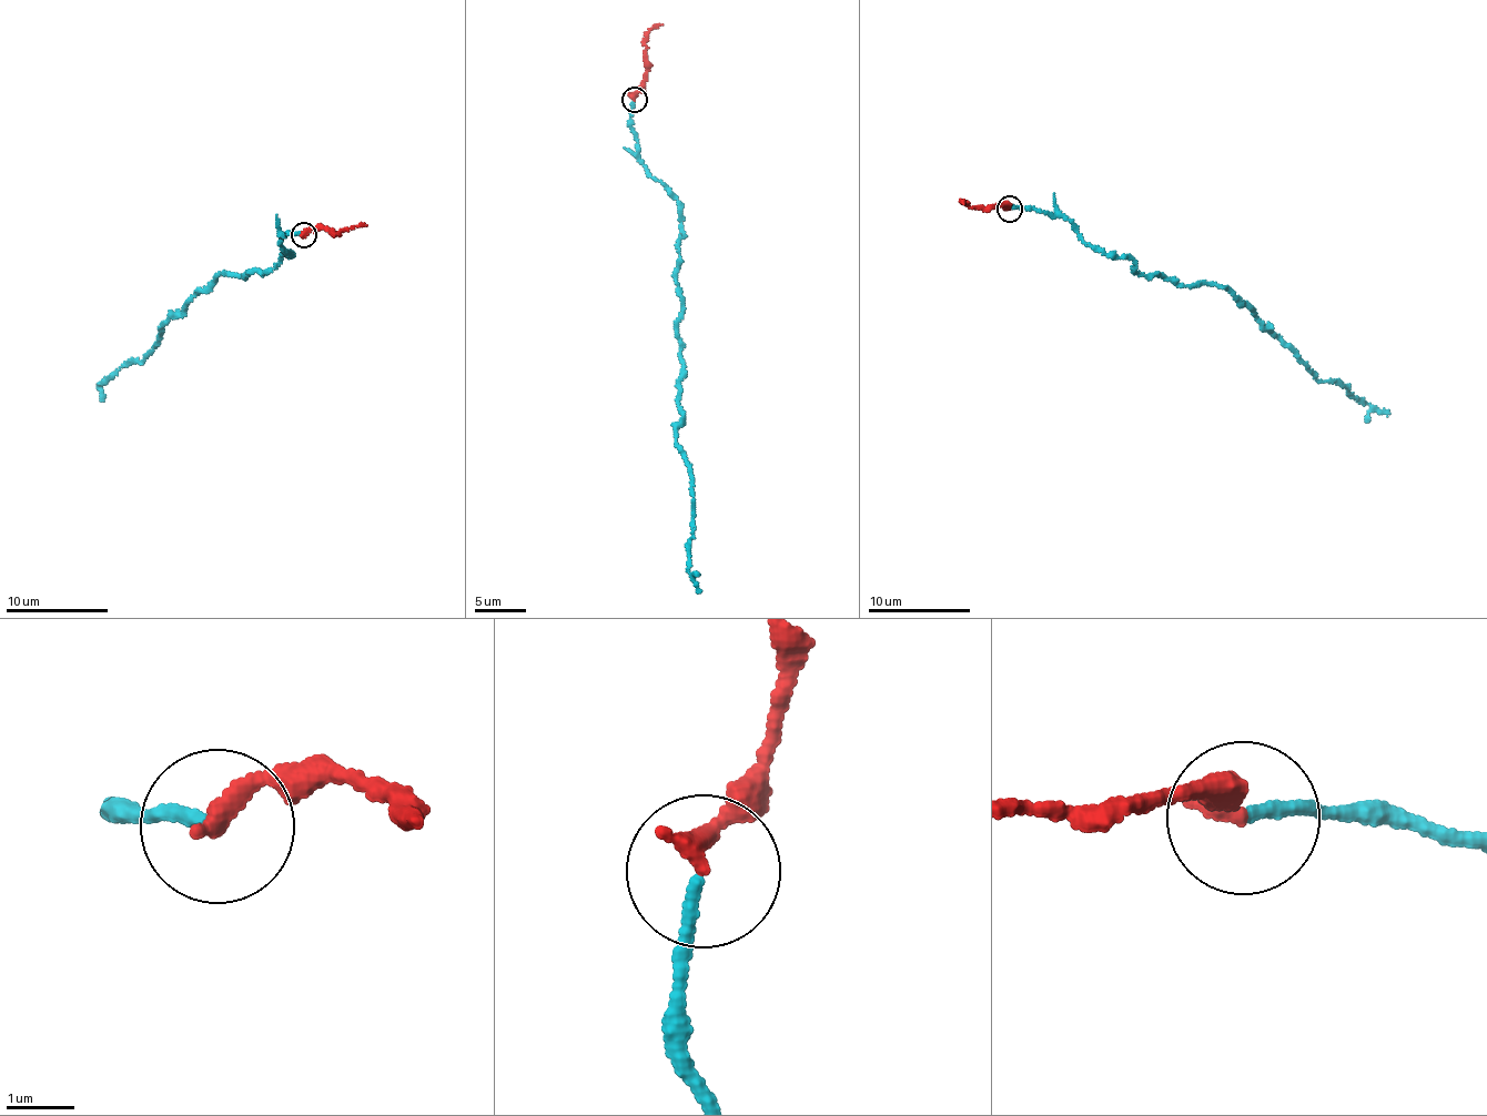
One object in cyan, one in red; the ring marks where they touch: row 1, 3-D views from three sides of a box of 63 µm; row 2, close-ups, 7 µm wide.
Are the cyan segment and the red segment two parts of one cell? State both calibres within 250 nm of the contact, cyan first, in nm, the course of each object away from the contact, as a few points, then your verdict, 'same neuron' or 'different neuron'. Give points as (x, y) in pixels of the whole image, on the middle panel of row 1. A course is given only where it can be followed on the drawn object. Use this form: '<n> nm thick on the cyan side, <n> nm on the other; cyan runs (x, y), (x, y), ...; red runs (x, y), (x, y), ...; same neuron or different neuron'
180 nm thick on the cyan side, 320 nm on the other; cyan runs (634, 100), (630, 128), (639, 158), (681, 215), (684, 414), (676, 440), (695, 486), (688, 568), (700, 592); red runs (634, 100), (643, 83), (645, 44), (650, 28), (663, 24); same neuron

